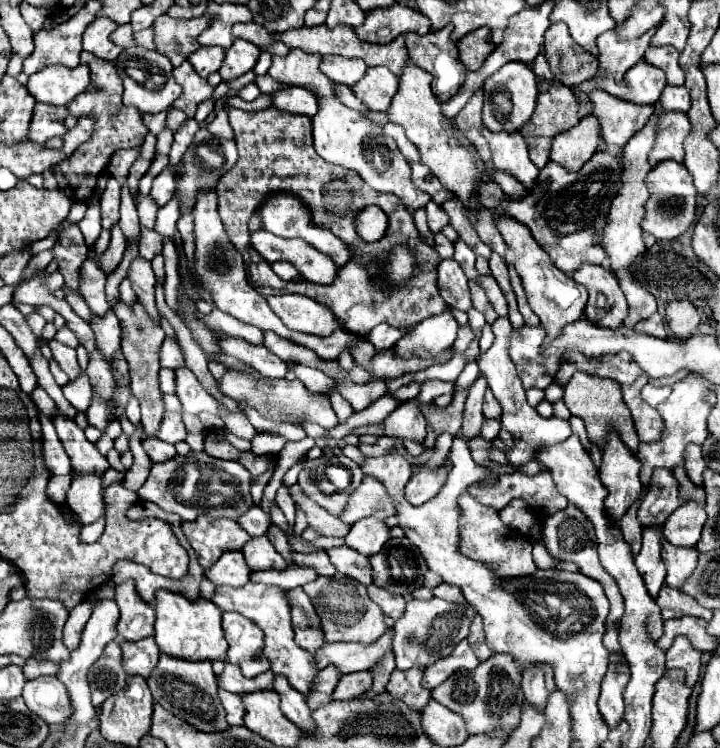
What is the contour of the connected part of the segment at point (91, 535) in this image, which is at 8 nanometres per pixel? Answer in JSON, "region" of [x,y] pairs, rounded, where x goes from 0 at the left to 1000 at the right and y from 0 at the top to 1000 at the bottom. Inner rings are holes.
{"region":[[[144,693],[133,695],[131,701],[122,701],[122,703],[117,703],[117,706],[114,706],[114,714],[111,714],[111,719],[114,719],[118,726],[129,726],[139,719],[142,709],[144,709]]]}

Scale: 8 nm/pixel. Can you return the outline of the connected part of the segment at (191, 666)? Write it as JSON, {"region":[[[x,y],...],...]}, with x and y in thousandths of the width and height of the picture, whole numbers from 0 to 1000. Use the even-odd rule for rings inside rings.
{"region":[[[222,874],[217,896],[206,906],[214,936],[233,952],[244,955],[250,963],[267,968],[278,979],[311,979],[319,973],[314,965],[311,944],[303,933],[303,912],[294,898],[294,885],[250,885],[250,880],[233,880]]]}

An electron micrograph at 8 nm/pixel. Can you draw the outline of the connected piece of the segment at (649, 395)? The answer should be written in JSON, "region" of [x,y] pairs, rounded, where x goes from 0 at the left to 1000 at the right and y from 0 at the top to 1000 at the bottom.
{"region":[[[897,513],[897,516],[892,519],[892,535],[897,535],[906,545],[911,545],[914,540],[919,540],[919,537],[928,532],[928,527],[931,527],[931,524],[933,524],[933,519],[931,519],[931,516],[908,519],[908,516]]]}

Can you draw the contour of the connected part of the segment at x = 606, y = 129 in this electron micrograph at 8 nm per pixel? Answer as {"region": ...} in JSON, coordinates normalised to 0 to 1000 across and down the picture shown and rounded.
{"region":[[[822,120],[814,126],[819,150],[825,150],[836,163],[836,184],[847,198],[864,198],[889,168],[906,152],[906,142],[889,142],[878,136],[844,128],[839,120]]]}

